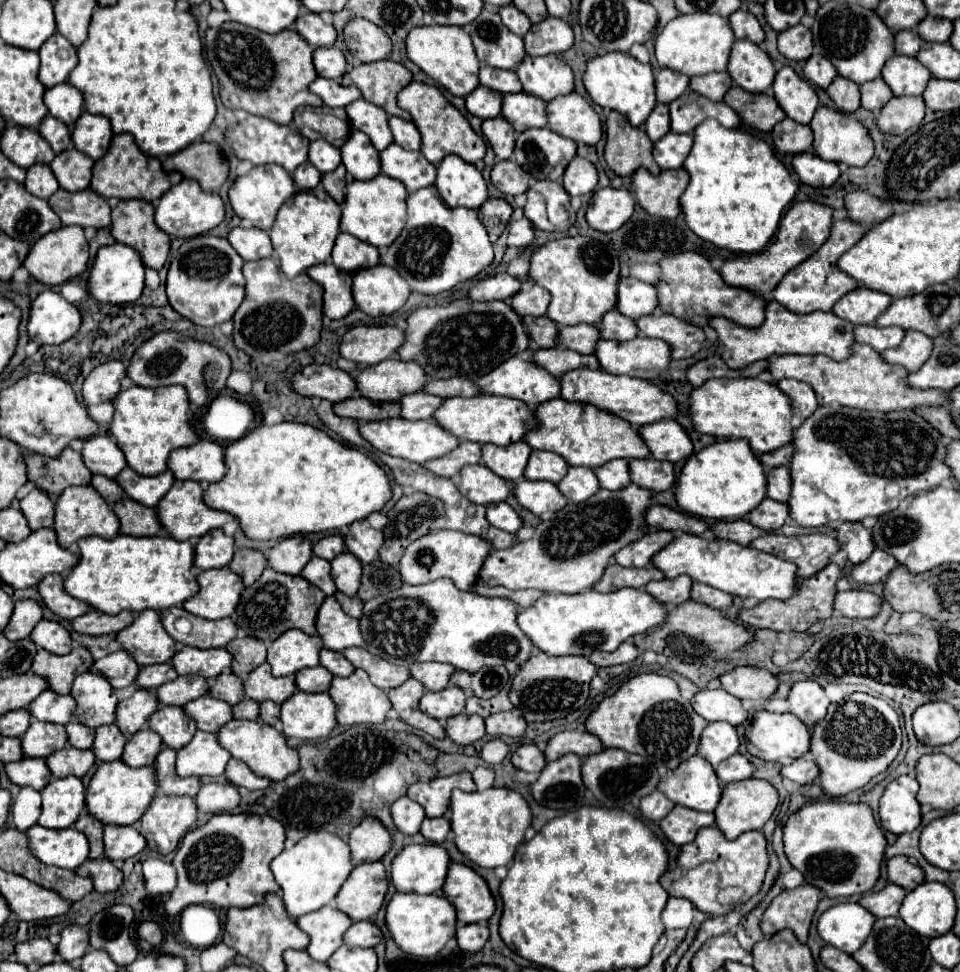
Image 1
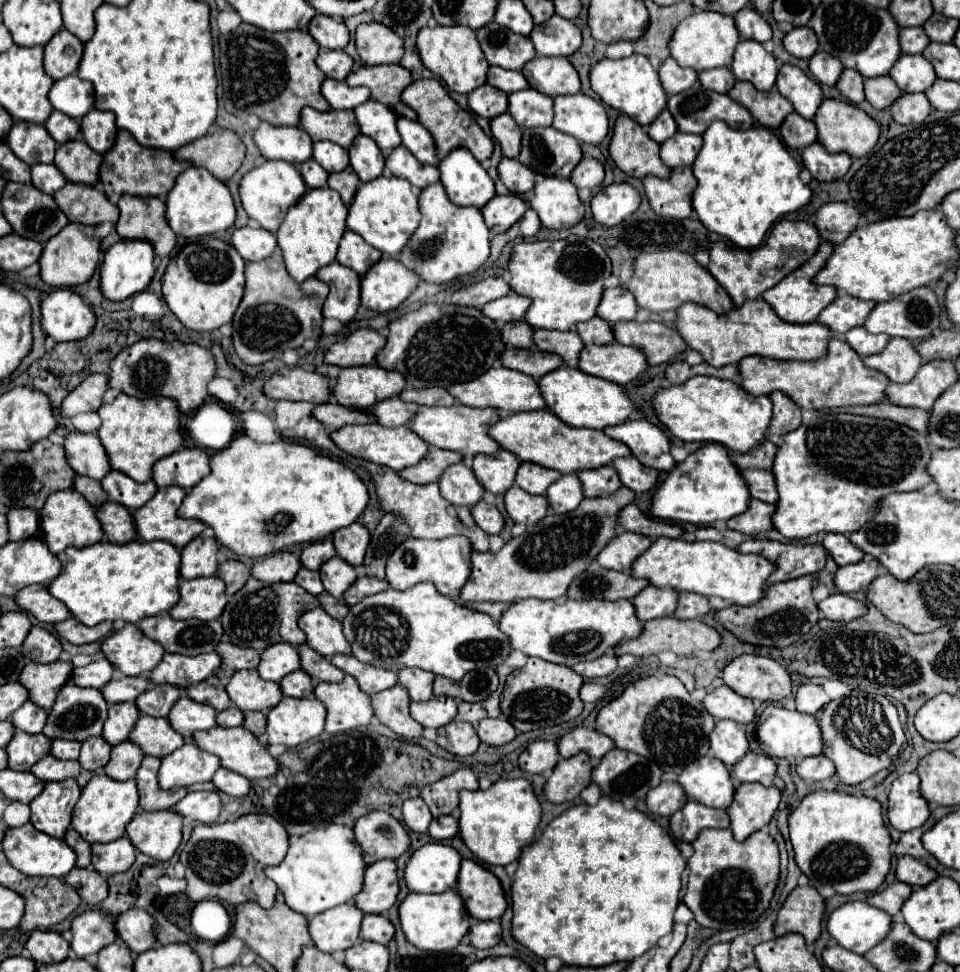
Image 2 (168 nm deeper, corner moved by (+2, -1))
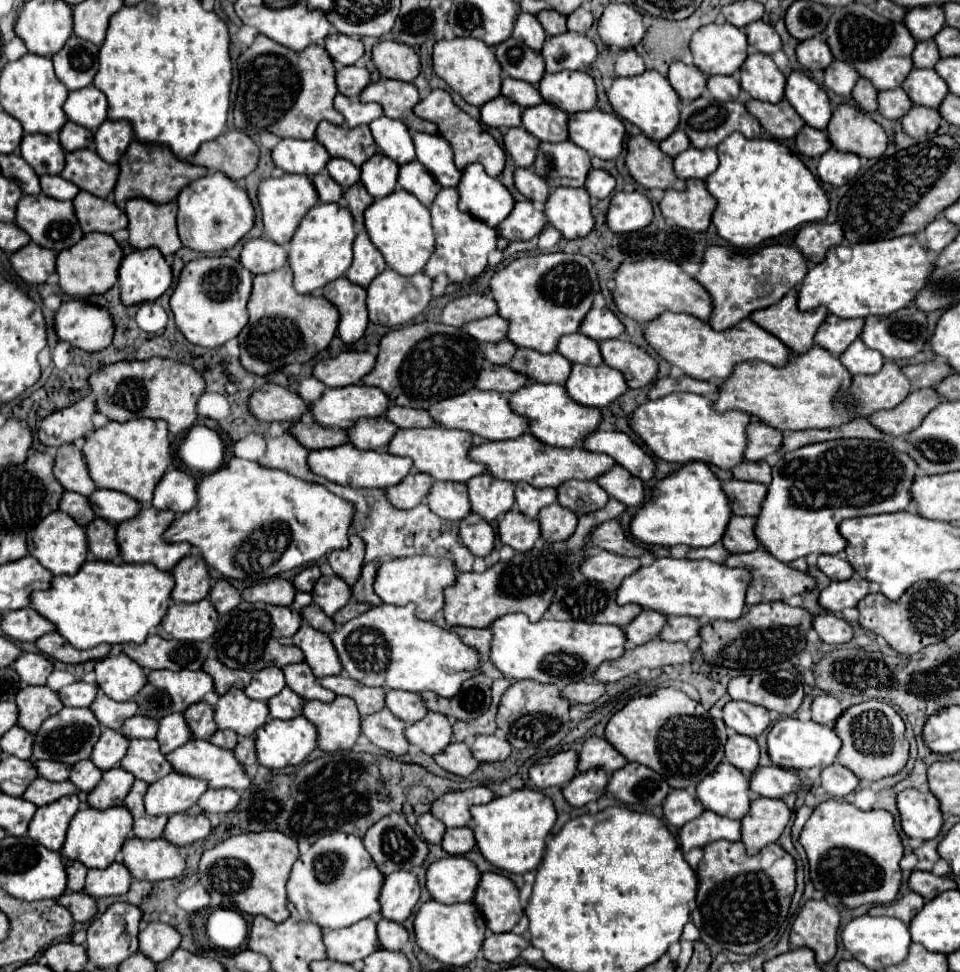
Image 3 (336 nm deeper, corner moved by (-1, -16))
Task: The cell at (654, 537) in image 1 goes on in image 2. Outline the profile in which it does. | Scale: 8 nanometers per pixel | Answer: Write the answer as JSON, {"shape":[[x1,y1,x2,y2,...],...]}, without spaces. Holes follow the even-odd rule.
{"shape":[[621,533,621,537,615,537,615,541,611,541,597,557,597,561,607,567,607,569,615,569,615,571,623,571,629,573,633,561,645,553,647,547,651,547,651,539,643,537,639,533]]}

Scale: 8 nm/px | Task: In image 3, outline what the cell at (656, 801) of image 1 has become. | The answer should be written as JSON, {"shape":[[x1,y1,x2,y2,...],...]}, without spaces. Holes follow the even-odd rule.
{"shape":[[672,790,666,796,664,802,664,816,666,820,676,826,682,828,686,822,698,818,704,812,704,806,700,800,696,800,692,794,688,794,686,790]]}

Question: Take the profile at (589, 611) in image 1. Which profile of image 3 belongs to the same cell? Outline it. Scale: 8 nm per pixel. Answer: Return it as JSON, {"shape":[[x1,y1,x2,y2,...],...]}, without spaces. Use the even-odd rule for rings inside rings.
{"shape":[[506,614,490,624,490,662,500,670,504,678,514,680,534,680,540,684,552,684,562,690,566,684,588,680,592,672,606,660,622,656,626,636,618,626,586,624,576,620,550,620,542,618,538,622,526,620,526,616]]}

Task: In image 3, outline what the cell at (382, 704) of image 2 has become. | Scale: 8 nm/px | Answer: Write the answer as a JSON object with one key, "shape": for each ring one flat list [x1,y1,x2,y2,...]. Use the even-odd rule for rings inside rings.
{"shape":[[386,708,374,716,362,718,362,734,378,748,402,756,408,752,408,740,404,738,404,724,396,716,390,716]]}

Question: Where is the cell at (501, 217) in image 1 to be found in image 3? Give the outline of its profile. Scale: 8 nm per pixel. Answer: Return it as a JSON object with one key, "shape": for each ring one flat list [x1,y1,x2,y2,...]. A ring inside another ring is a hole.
{"shape":[[522,200,514,206,514,212,496,226,496,230,508,240,530,240,538,236,546,224,548,220,544,212,536,210,530,200]]}

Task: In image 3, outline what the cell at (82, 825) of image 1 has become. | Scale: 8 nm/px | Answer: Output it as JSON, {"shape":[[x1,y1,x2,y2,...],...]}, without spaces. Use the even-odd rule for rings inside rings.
{"shape":[[66,862,66,872,68,872,68,890,78,892,84,888,84,878,88,868,82,862]]}

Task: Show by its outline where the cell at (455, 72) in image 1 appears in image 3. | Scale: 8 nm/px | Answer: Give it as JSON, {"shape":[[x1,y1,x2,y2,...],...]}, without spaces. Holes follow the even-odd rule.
{"shape":[[454,38,454,40,440,40,434,44,434,72,448,82,452,90,456,90,468,104,484,106,488,100,500,94,502,86,502,66,498,64,490,46,482,40,474,38]]}

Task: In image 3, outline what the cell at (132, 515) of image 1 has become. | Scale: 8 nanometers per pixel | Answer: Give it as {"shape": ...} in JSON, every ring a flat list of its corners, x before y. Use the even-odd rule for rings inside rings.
{"shape":[[94,518,92,524,86,526,86,538,88,538,88,552,96,560,116,560,120,550,116,544,116,526,102,518]]}

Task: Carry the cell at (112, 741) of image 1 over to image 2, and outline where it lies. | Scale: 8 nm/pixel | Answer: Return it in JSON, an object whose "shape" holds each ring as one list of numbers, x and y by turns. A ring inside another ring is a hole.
{"shape":[[89,737,87,741,83,741,81,747,81,757,79,757,81,767,89,771,103,769,111,757,111,749,113,747,107,741,103,741,103,737]]}

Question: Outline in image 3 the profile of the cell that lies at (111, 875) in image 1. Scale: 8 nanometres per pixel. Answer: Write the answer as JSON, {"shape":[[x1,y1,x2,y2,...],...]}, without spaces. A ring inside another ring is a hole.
{"shape":[[64,892,56,902,72,914,74,922,90,922,96,914,96,900,86,896,86,892]]}

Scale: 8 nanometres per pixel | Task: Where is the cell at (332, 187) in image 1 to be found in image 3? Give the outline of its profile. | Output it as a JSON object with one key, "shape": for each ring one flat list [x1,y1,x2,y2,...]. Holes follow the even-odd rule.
{"shape":[[362,182,350,186,344,192,344,204,350,208,354,222,356,222,356,232,360,232,364,228,364,210,374,202,374,196,370,196,364,188]]}

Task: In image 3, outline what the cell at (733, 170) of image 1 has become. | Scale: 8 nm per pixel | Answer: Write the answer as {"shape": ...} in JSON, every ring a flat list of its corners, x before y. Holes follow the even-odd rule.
{"shape":[[736,132,736,134,730,134,718,146,718,156,720,156,718,170,706,178,708,190,718,200,712,222,718,228,718,234,724,240,728,240,734,248,752,250,760,242,780,236,788,230,794,230,800,224,820,222,826,218,826,214,830,210,826,192,822,190,816,176,806,168,806,164,794,152,790,152,790,148,786,144,782,144,778,140,768,140,768,138,748,140]]}

